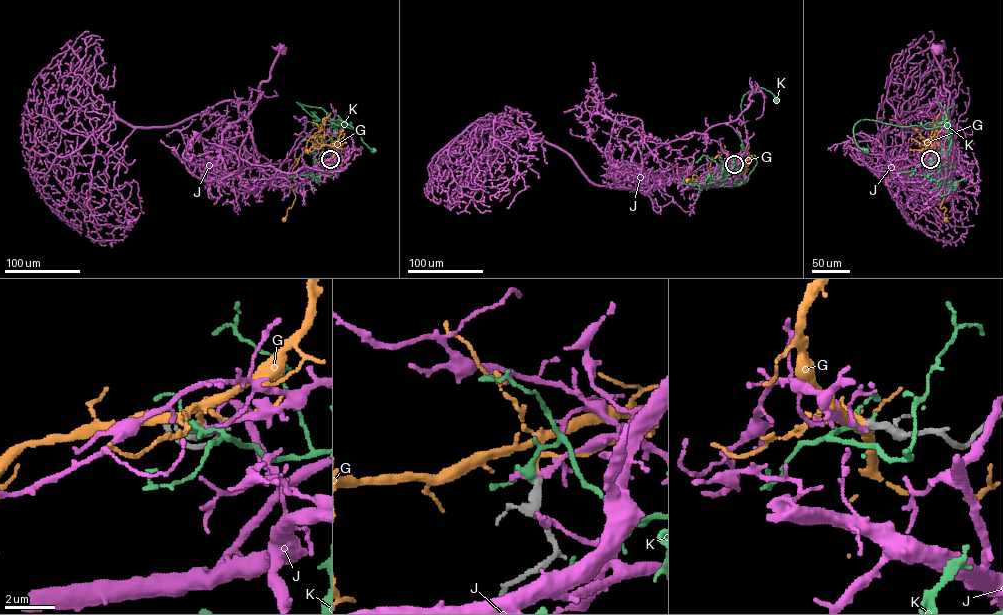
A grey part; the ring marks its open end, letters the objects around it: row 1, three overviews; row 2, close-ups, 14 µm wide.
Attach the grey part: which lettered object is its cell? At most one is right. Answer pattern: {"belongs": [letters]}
{"belongs": ["G"]}

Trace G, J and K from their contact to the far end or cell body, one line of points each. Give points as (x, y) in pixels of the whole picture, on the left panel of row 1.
G: (330, 159), (336, 146), (314, 144), (301, 155), (289, 178), (295, 200), (283, 219)
J: (330, 159), (331, 164), (275, 182), (264, 175), (248, 113), (283, 49)
K: (330, 159), (336, 161), (332, 137), (337, 130), (331, 123), (344, 126), (338, 119), (350, 125), (374, 150)

